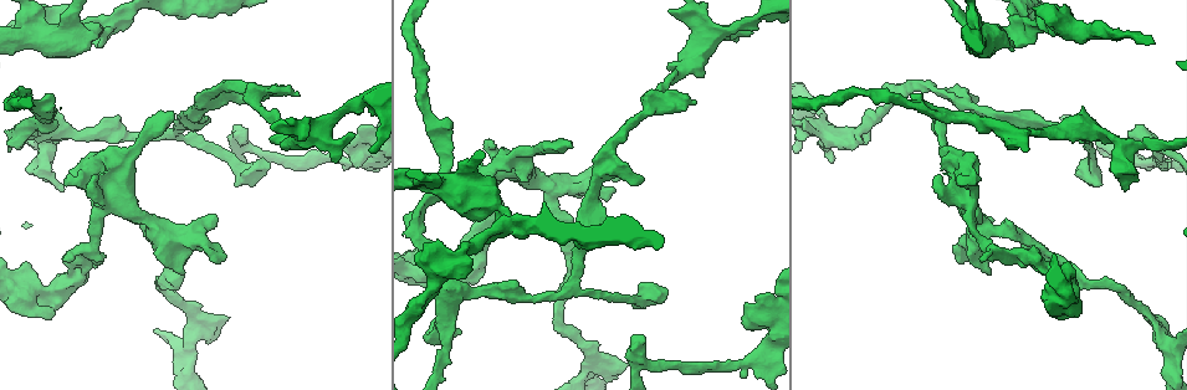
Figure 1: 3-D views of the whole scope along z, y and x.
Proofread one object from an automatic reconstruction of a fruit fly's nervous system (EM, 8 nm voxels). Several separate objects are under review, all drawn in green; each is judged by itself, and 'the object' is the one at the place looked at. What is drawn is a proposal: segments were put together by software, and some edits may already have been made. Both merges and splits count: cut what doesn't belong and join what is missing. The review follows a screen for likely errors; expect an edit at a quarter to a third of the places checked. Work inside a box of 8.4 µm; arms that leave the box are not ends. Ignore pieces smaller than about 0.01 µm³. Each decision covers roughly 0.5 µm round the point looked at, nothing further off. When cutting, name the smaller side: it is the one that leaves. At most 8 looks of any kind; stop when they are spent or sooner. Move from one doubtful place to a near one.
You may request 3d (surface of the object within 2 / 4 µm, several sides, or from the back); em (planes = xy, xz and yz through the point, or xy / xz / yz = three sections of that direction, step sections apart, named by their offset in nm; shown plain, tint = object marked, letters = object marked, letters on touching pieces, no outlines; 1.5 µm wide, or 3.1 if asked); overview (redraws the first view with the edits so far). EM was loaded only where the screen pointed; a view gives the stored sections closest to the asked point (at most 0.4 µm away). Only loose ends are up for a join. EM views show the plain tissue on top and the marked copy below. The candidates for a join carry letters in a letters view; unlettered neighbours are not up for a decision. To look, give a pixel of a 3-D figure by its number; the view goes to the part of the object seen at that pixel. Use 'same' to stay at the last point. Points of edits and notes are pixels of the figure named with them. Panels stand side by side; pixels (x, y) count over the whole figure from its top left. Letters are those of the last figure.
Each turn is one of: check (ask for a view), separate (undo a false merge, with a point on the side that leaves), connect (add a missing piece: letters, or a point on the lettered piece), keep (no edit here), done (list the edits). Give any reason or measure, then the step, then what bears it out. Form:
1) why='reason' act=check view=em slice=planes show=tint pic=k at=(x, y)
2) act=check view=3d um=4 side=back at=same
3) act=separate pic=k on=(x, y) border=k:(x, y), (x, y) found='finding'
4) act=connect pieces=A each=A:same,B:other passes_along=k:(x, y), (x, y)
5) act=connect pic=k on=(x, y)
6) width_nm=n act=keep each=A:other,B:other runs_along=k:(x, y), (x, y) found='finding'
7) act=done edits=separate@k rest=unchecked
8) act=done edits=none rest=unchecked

why='an open end' act=check view=em slice=planes show=letters pic=1 at=(361, 127)

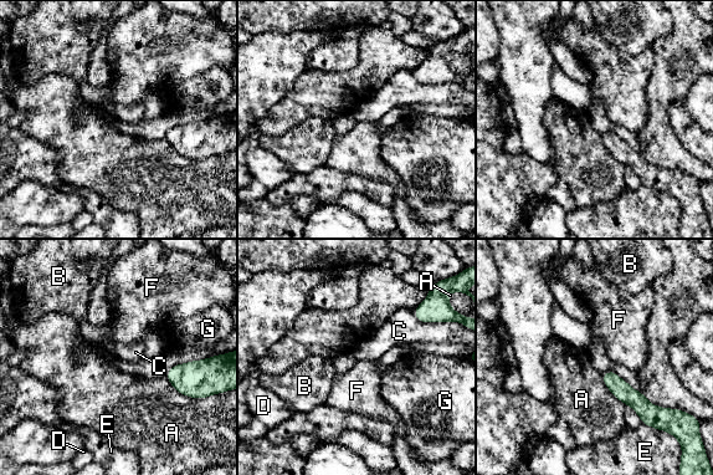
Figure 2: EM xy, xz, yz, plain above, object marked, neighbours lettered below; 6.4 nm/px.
act=keep each=A:other,B:other,C:other,D:other,E:other,F:other,G:other border=2:(600, 374), (605, 387), (625, 404) found='no lettered piece goes on from it'

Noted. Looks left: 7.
act=check view=em slice=yz step=4 show=letters pic=1 at=(96, 180)

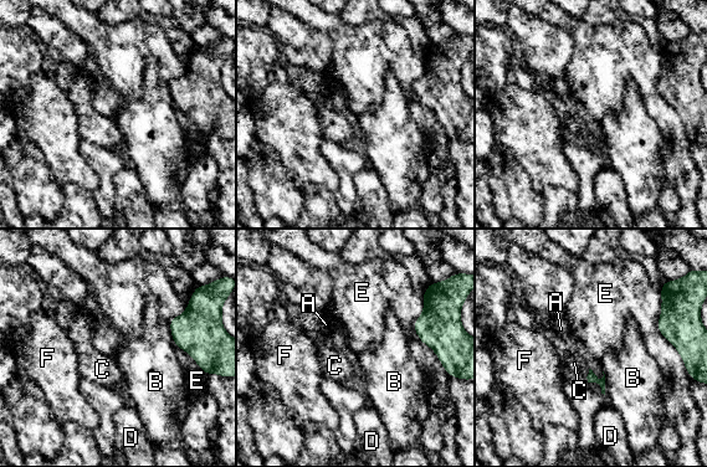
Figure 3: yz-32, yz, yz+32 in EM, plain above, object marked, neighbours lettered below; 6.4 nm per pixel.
why='another direction' act=check view=em slice=planes show=letters at=same

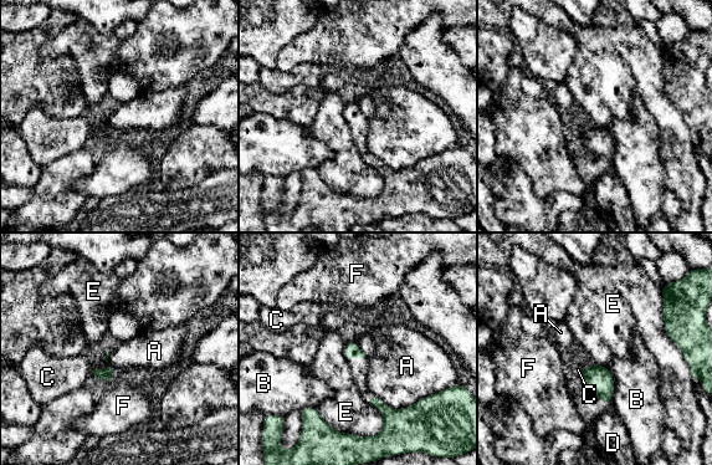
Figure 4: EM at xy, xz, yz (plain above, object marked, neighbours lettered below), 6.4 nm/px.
longest_contact=E:460nm act=keep each=A:other,B:other,C:other,D:other,E:other,F:other found='none of them fits'

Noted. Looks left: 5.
act=check view=em slice=xy step=8 show=letters pic=1 at=(962, 255)

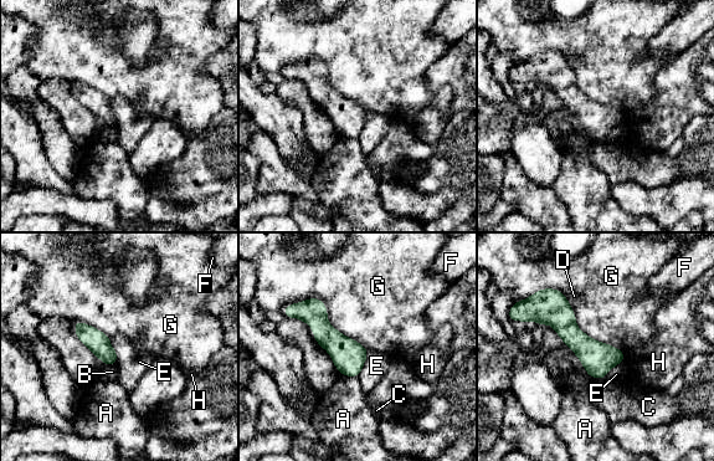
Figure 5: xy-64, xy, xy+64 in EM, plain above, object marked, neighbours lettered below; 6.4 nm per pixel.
why='cut it another way' act=check view=em slice=planes show=letters at=same

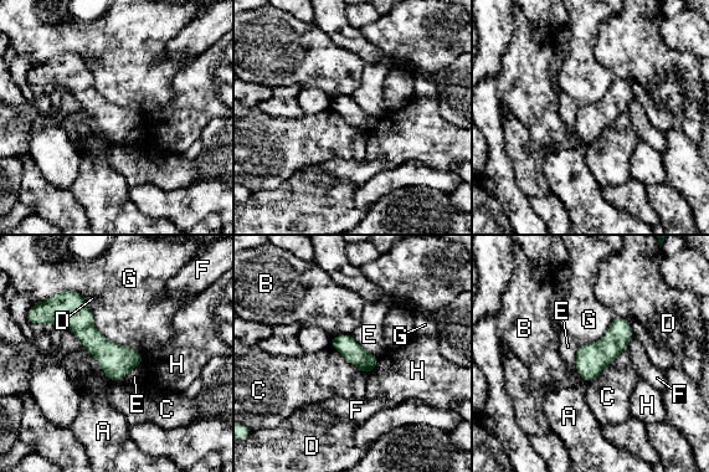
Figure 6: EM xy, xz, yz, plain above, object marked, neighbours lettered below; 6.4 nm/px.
act=keep each=A:other,B:other,C:other,D:other,E:other,F:other,G:other,H:other border=6:(63, 290), (144, 358) found='none of them fits'

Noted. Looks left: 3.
act=done edits=none rest=unchecked

